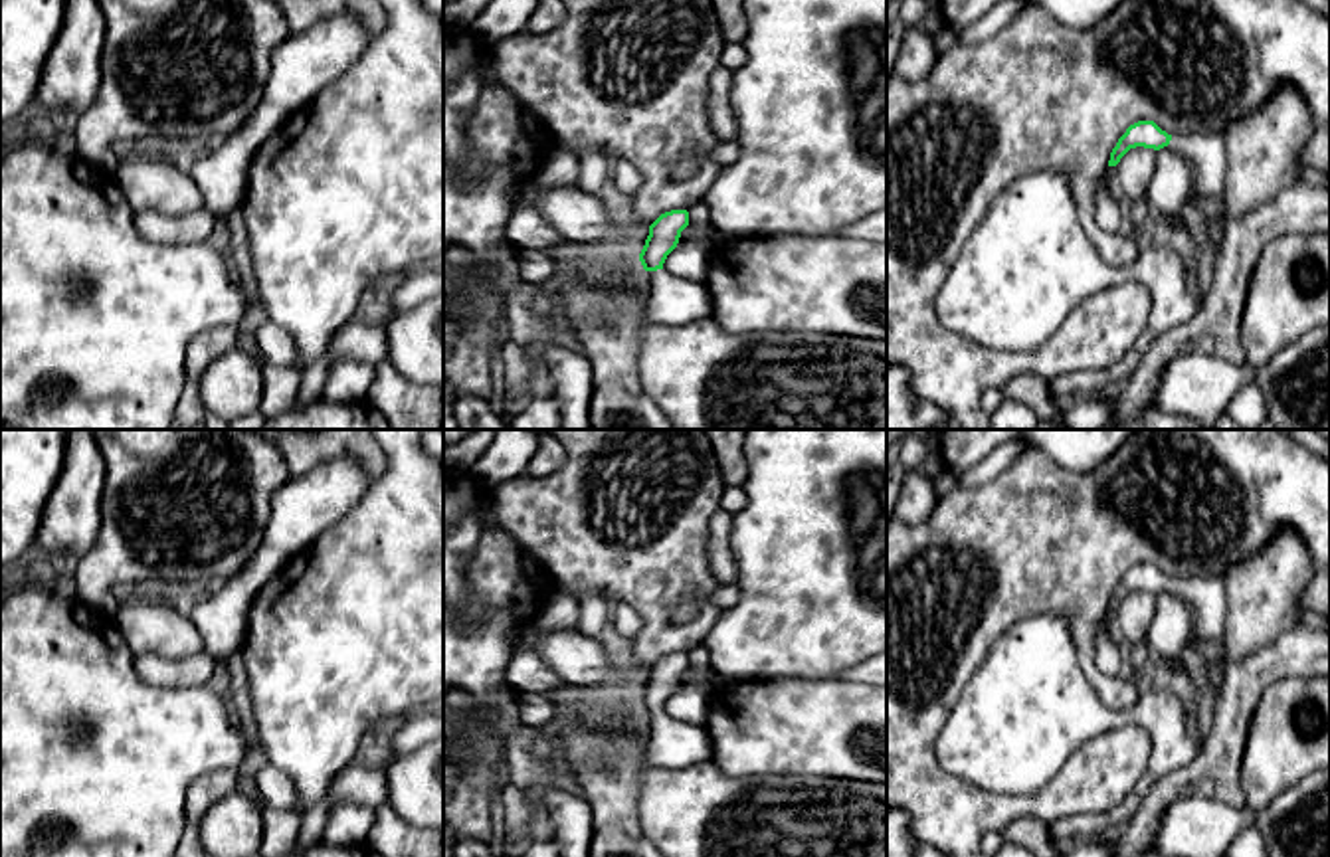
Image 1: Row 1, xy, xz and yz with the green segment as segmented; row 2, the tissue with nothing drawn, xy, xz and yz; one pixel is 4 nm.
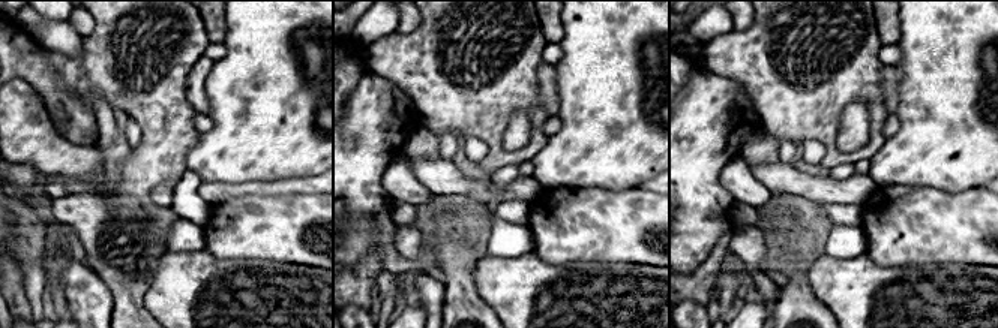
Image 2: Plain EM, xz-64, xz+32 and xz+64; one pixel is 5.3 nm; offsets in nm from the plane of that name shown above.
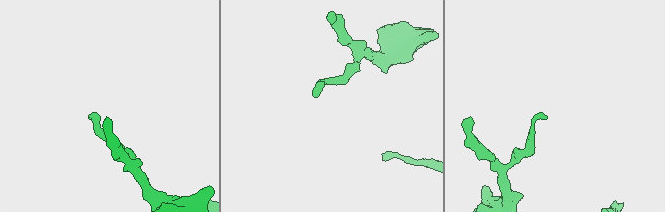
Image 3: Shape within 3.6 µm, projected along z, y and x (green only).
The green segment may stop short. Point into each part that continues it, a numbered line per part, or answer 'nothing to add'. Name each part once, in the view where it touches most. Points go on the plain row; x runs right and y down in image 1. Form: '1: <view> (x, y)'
1: xz (673, 743)

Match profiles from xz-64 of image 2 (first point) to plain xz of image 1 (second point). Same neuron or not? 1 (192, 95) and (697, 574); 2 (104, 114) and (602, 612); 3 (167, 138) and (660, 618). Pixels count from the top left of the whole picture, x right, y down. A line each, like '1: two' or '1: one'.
1: two
2: one
3: one

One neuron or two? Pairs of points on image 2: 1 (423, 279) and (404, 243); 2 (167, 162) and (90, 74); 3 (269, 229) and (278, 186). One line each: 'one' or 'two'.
1: one
2: one
3: two

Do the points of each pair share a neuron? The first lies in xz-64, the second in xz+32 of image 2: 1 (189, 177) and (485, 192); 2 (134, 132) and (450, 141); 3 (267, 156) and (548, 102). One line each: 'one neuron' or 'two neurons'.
1: two neurons
2: two neurons
3: two neurons

